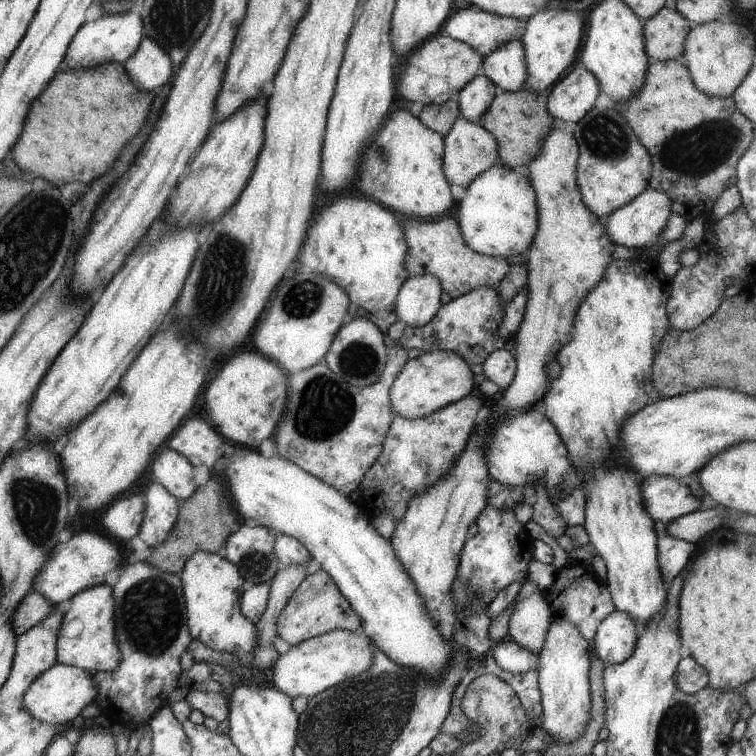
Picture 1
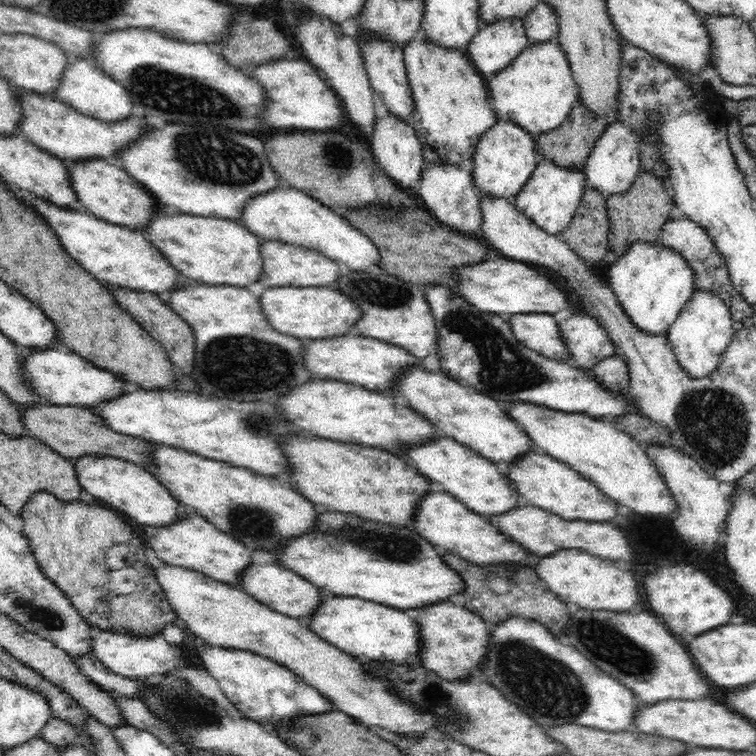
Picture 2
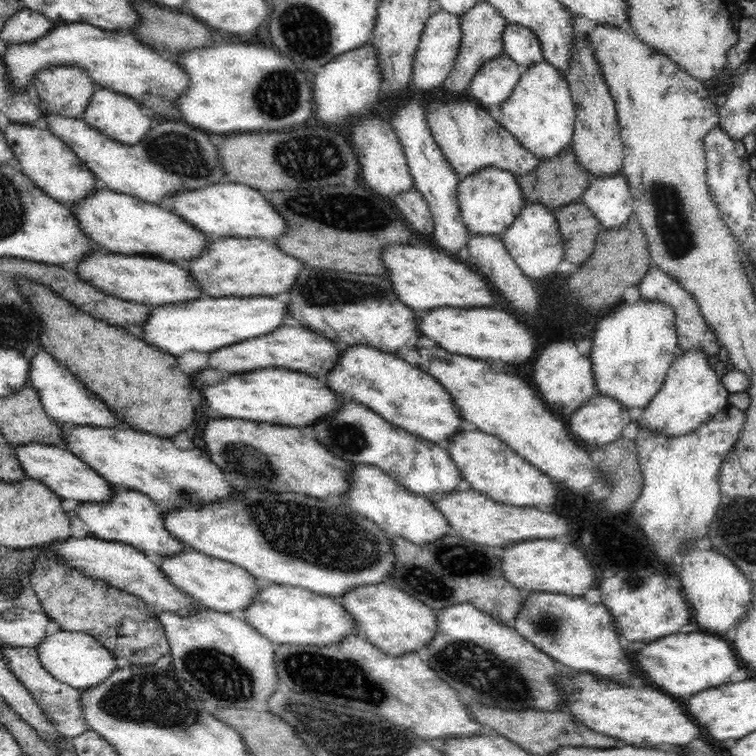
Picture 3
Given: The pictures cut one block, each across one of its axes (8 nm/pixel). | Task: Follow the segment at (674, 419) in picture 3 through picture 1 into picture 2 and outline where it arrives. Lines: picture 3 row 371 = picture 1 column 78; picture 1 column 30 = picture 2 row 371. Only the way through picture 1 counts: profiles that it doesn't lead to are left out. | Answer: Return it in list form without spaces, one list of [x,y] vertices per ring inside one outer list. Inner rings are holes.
[[[698,288],[691,293],[690,300],[687,300],[678,319],[670,325],[667,334],[674,356],[689,376],[708,376],[718,368],[726,348],[734,338],[732,313],[728,304],[716,292]]]

